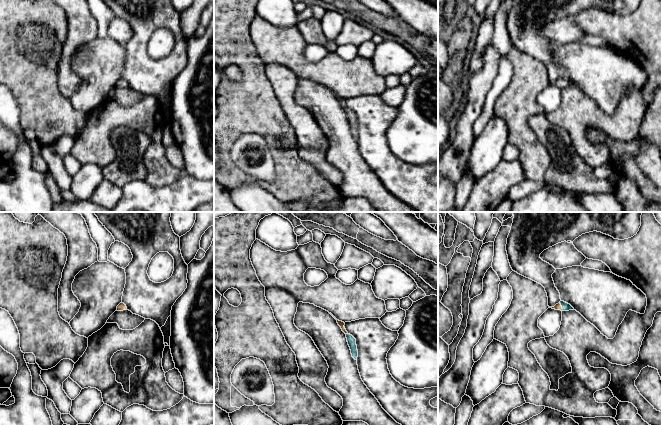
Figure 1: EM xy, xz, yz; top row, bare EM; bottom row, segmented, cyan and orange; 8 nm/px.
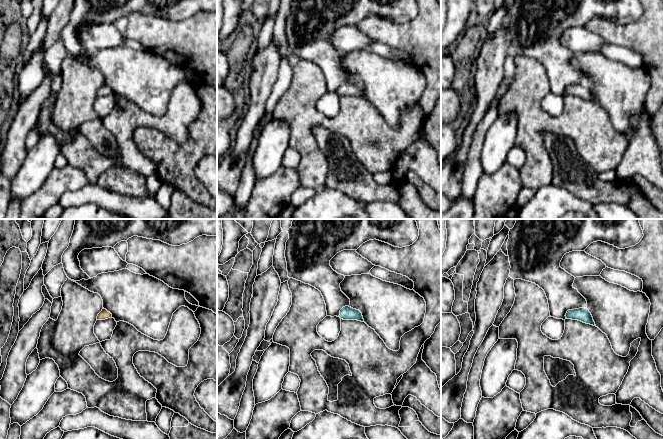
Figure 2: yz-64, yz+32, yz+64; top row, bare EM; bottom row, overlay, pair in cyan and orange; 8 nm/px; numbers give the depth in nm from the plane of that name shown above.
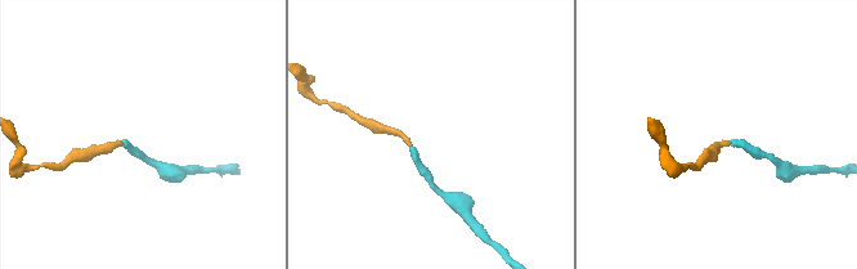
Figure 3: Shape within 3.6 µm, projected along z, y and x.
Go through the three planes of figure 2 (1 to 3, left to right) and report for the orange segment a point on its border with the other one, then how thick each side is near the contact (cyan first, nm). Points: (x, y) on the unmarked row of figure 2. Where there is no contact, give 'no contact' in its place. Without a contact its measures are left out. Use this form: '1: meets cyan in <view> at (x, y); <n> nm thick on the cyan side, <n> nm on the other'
1: no contact
2: no contact
3: no contact

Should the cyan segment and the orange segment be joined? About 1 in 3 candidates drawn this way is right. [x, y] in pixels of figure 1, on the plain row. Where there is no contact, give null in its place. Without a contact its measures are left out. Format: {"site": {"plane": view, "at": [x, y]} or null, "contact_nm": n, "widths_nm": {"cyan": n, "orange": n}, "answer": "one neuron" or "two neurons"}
{"site": {"plane": "yz", "at": [561, 81]}, "contact_nm": 60, "widths_nm": {"cyan": 60, "orange": 50}, "answer": "one neuron"}

